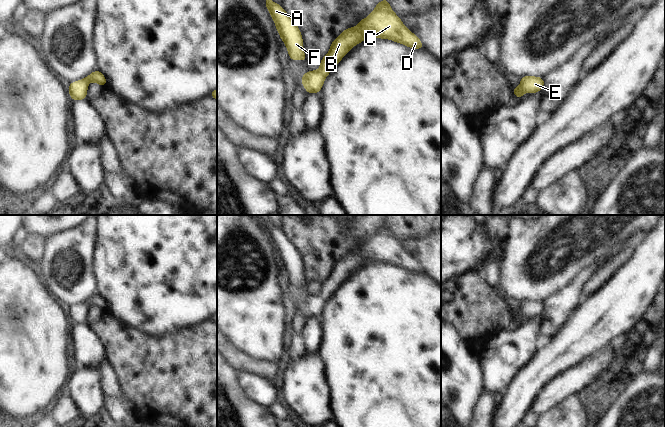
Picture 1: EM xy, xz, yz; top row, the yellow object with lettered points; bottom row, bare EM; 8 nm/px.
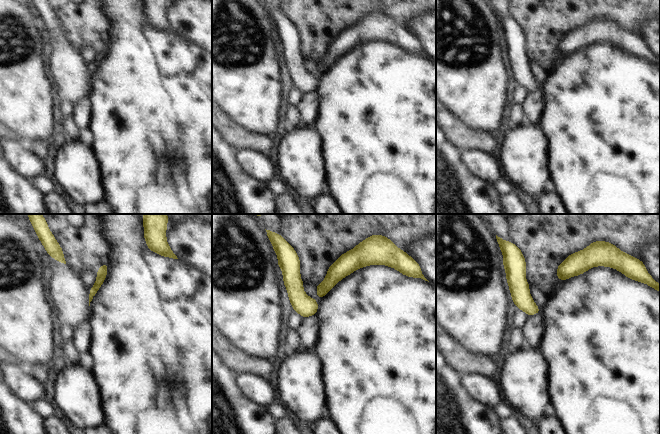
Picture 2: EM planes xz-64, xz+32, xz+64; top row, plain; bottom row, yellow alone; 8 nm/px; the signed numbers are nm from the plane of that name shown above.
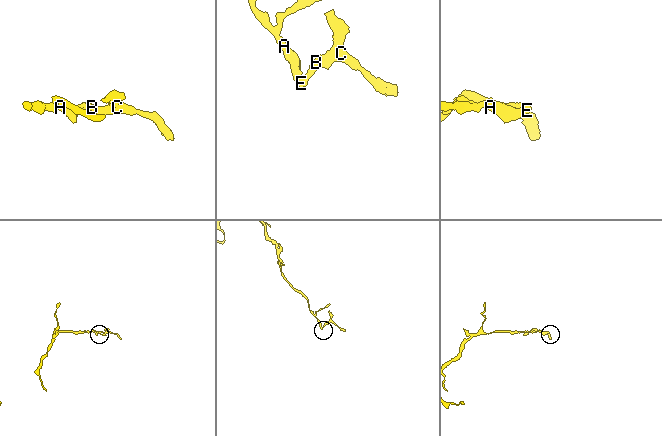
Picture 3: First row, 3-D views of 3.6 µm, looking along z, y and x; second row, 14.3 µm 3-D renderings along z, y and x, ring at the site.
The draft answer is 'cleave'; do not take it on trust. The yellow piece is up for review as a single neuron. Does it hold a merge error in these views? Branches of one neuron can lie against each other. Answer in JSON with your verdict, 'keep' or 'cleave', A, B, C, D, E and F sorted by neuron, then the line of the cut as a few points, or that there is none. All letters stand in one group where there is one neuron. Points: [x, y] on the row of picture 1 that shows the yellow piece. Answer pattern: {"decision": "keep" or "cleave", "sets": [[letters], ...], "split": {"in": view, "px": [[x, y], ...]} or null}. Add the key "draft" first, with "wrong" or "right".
{"draft": "wrong", "decision": "keep", "sets": [["A", "B", "C", "D", "E", "F"]], "split": null}

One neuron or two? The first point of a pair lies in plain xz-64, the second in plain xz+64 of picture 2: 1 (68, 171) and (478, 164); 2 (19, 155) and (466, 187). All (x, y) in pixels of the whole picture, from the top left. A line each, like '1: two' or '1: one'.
1: two
2: two

